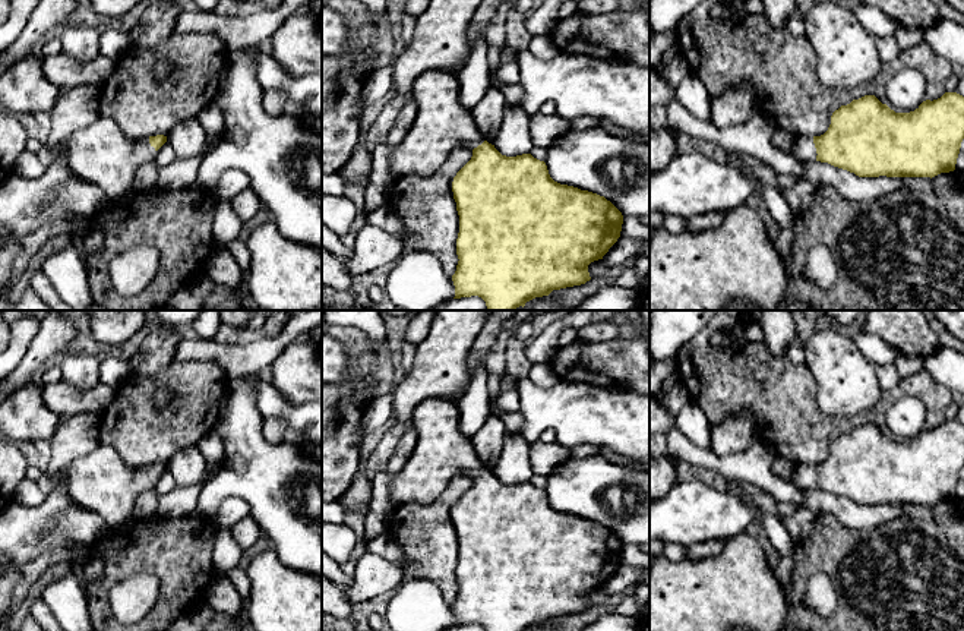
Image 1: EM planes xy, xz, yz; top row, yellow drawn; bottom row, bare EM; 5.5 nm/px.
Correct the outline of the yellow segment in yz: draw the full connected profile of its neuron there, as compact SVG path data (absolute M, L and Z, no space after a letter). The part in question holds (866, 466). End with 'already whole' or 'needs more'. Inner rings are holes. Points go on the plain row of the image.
M945 420L914 439L895 441L875 423L841 433L821 464L796 463L794 485L802 490L828 490L859 505L935 505L955 498L964 467L964 425Z; needs more

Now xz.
M443 397L427 398L417 406L413 413L411 427L418 433L418 442L401 471L398 471L389 483L391 502L393 505L402 504L432 504L448 486L449 480L455 476L470 476L472 479L471 488L456 501L452 509L453 527L456 530L456 539L459 543L459 561L456 567L456 583L458 593L456 599L452 603L452 609L455 613L455 625L471 625L478 624L486 631L527 631L535 625L549 624L553 618L560 618L566 615L581 613L591 608L588 600L588 593L594 589L603 587L603 584L609 580L609 577L617 570L622 559L623 543L622 540L604 524L597 521L581 518L573 514L560 512L554 509L547 498L544 489L534 486L531 482L522 482L516 485L502 483L494 473L489 471L480 458L475 454L474 445L471 439L465 438L459 430L459 410L456 404L451 403Z; needs more

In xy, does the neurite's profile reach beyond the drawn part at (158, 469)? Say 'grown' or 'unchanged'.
grown

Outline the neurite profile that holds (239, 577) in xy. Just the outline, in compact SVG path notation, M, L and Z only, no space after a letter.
M241 567L233 568L224 574L237 589L243 600L249 599L252 590L252 581L247 571Z

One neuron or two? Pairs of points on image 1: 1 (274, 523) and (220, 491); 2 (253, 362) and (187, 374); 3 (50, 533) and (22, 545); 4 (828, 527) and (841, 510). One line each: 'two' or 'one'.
1: one
2: two
3: one
4: two

